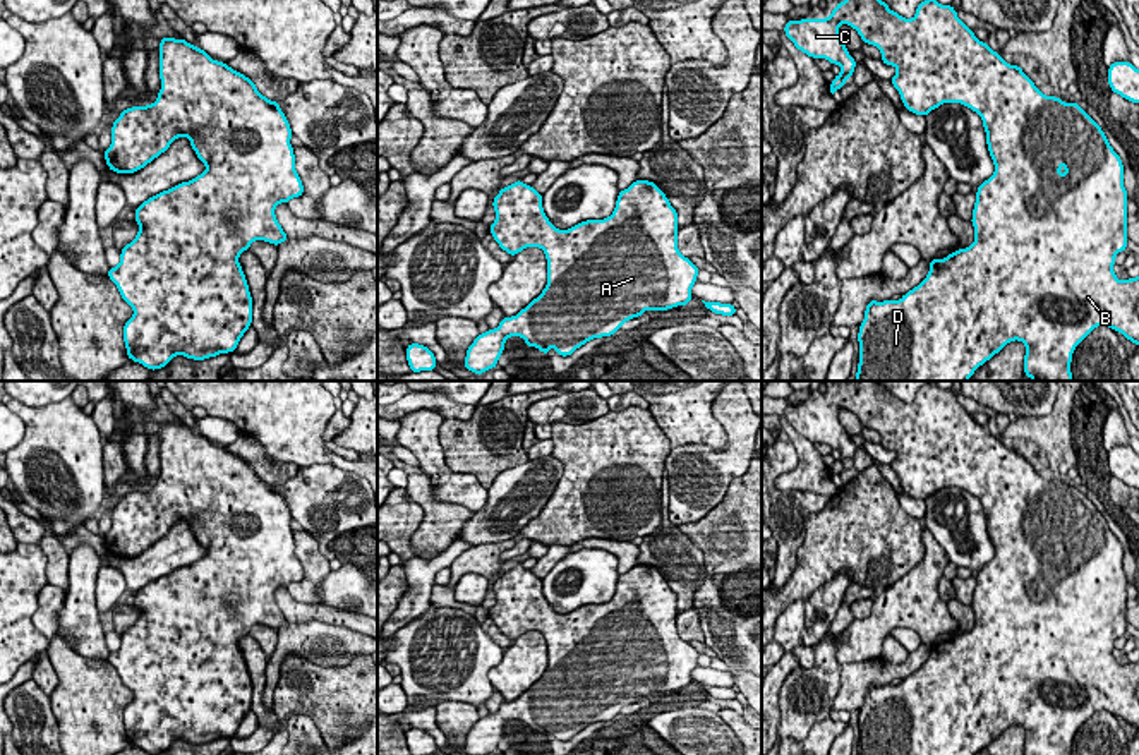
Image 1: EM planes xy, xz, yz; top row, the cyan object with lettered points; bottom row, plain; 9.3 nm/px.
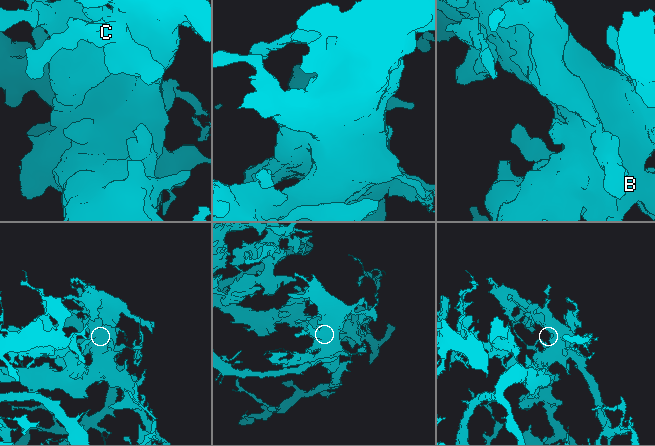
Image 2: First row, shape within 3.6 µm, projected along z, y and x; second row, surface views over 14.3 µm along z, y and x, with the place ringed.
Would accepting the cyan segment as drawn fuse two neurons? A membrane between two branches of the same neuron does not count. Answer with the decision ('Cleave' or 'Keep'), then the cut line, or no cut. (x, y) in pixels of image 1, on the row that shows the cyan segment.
Keep. No split

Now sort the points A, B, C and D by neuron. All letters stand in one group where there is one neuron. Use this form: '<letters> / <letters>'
A B C D

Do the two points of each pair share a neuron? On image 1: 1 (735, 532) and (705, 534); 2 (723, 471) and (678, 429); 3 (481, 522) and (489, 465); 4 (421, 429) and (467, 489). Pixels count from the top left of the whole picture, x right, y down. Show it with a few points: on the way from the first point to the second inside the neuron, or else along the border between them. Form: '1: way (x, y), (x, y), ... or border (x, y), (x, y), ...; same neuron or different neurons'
1: way (728, 534), (712, 534); same neuron
2: border (712, 407), (726, 443), (671, 450); different neurons
3: border (520, 464), (505, 469), (488, 489); different neurons
4: way (426, 446), (431, 460), (450, 479); same neuron

